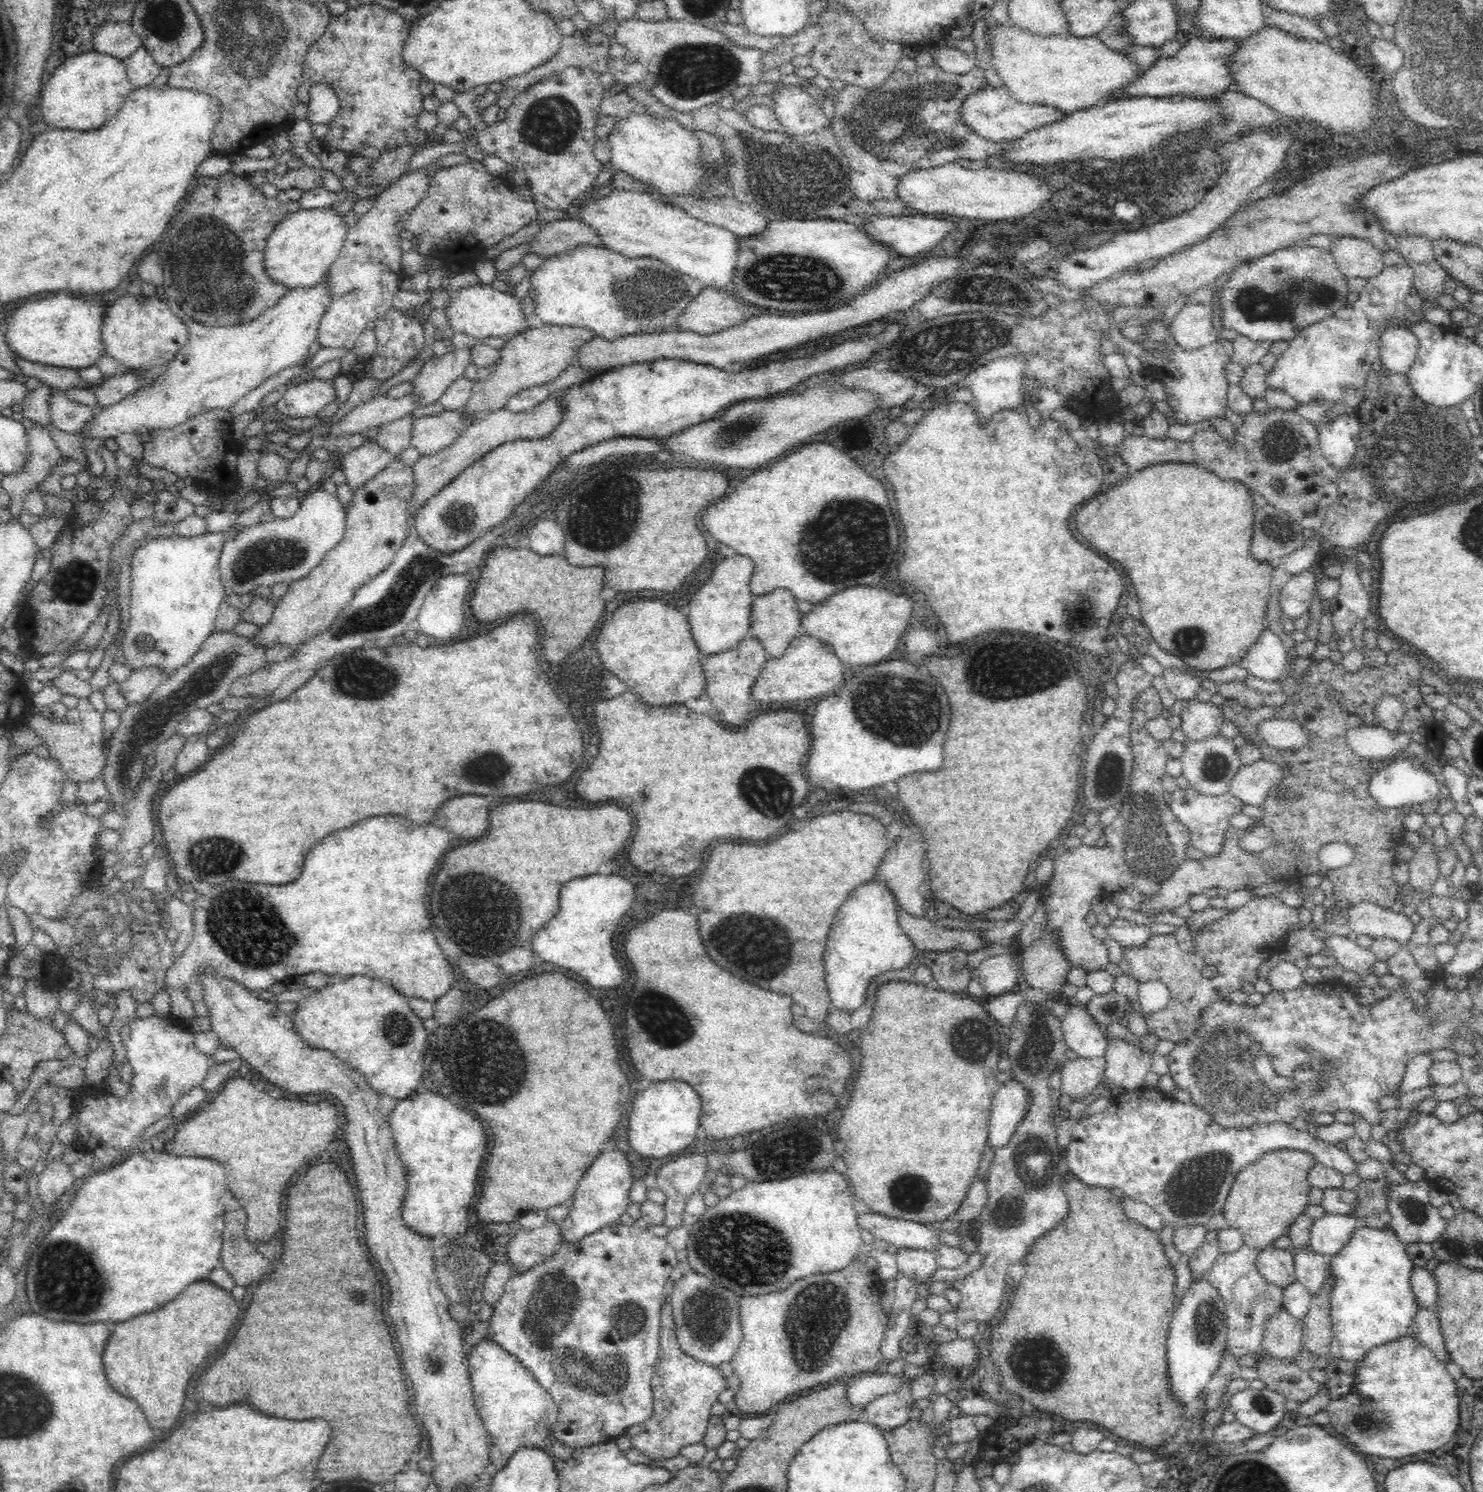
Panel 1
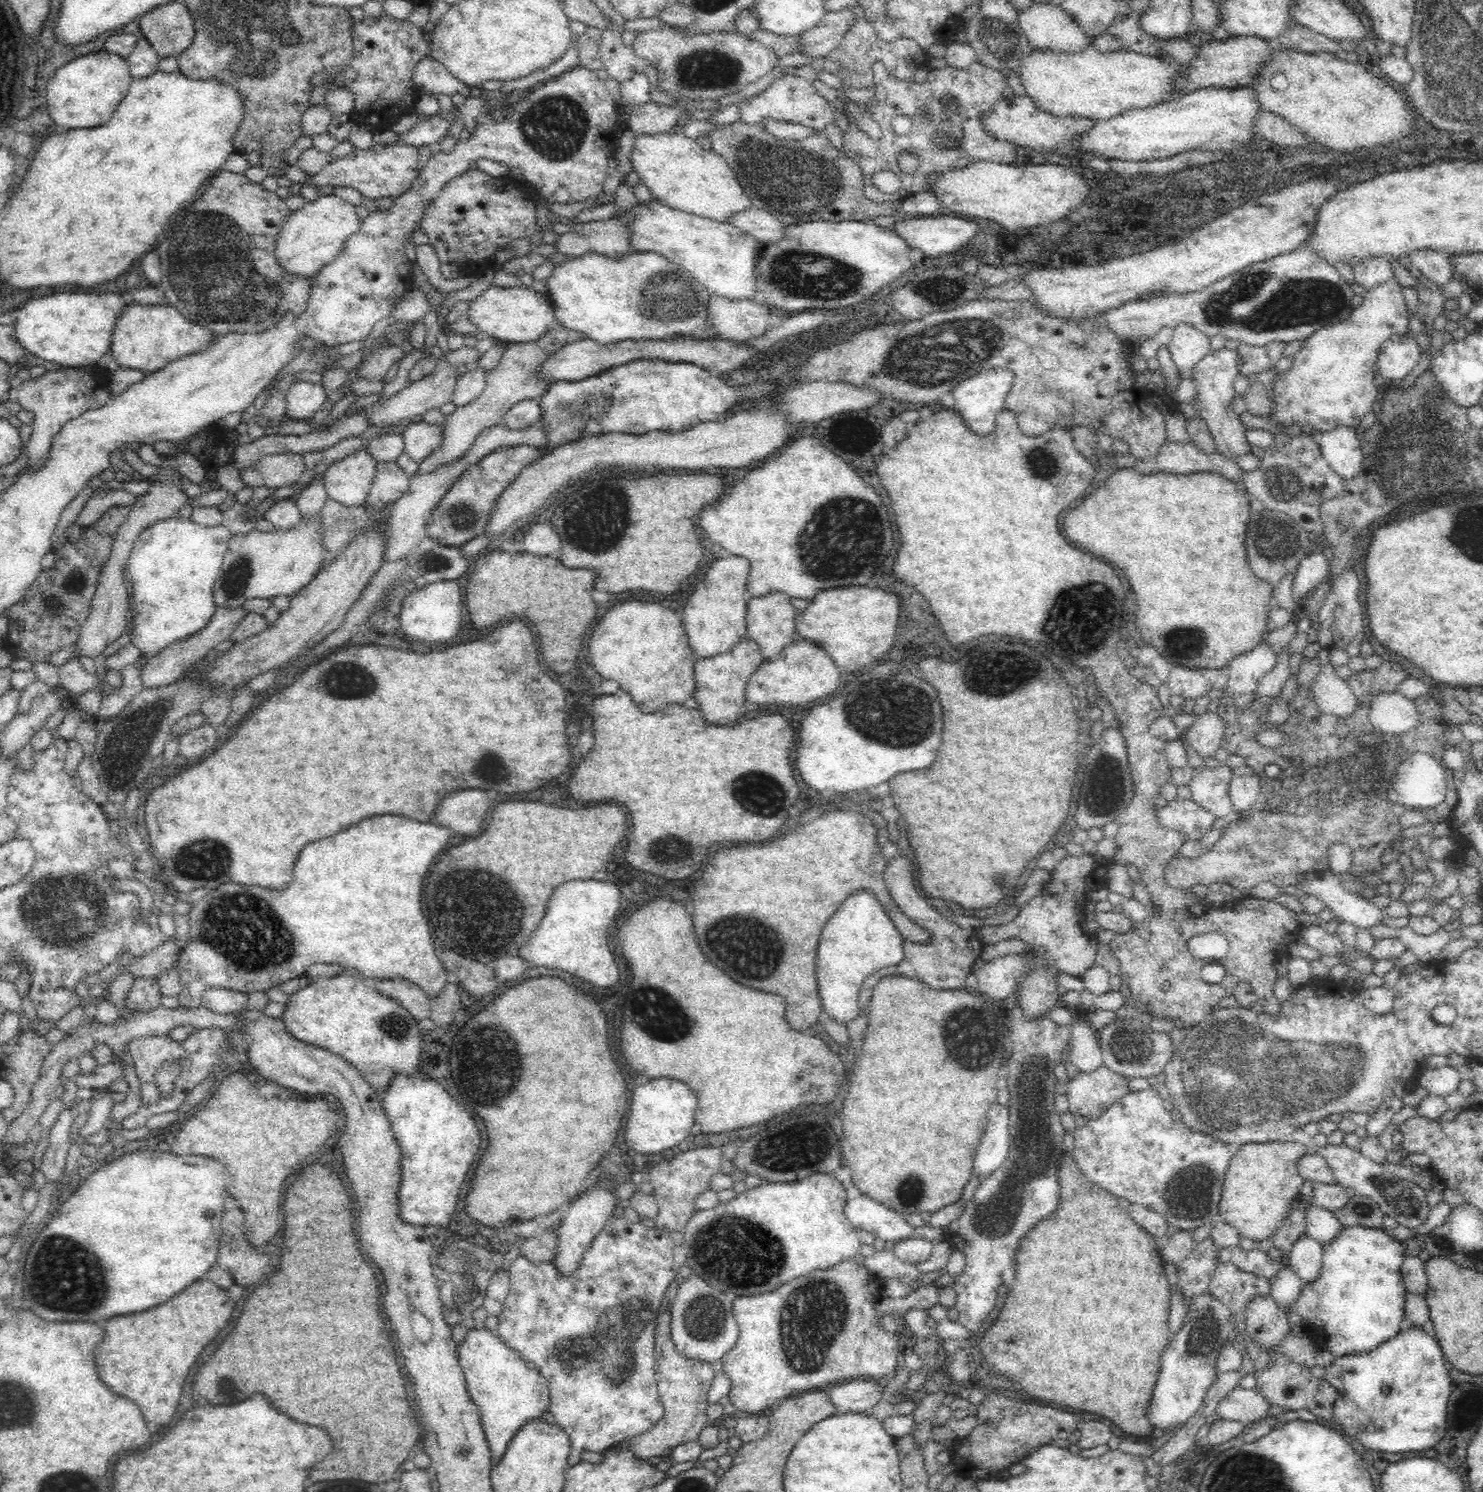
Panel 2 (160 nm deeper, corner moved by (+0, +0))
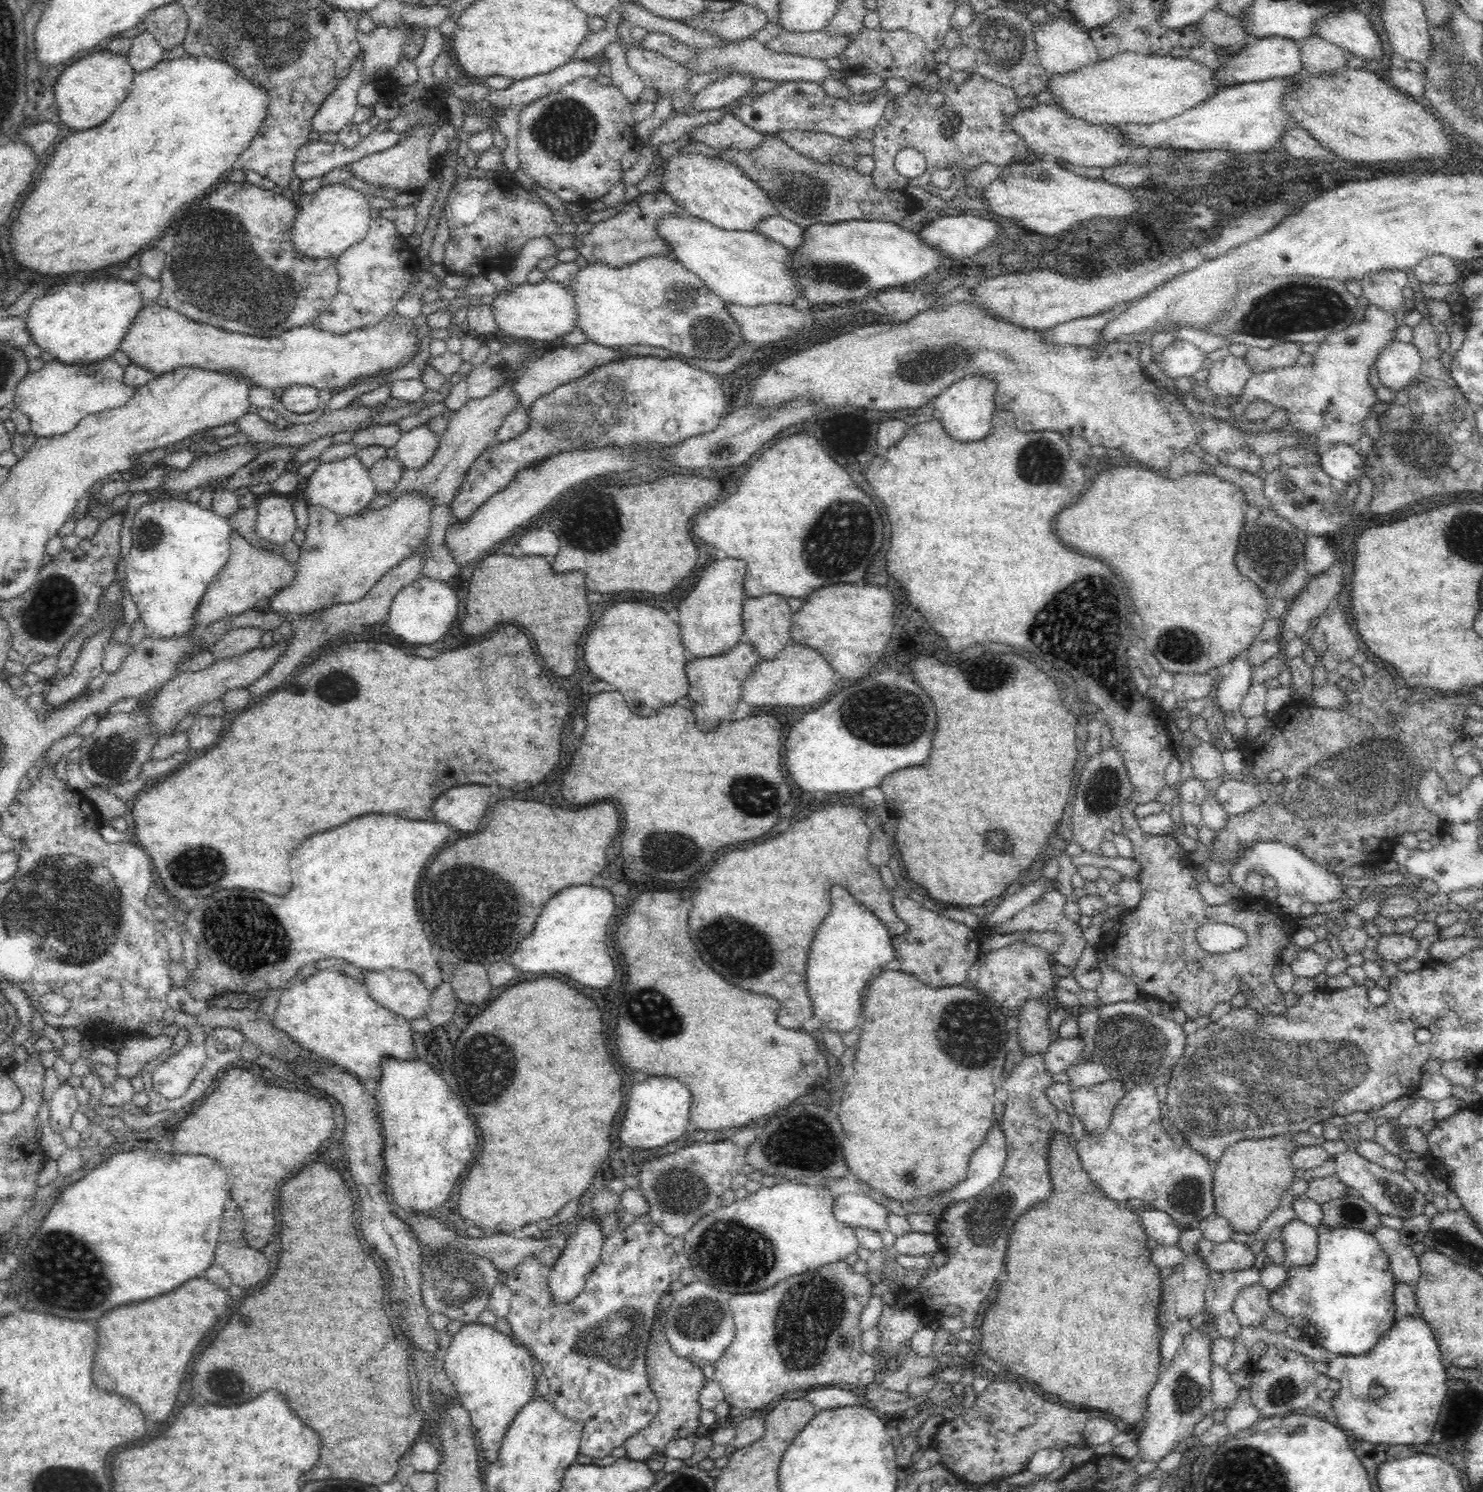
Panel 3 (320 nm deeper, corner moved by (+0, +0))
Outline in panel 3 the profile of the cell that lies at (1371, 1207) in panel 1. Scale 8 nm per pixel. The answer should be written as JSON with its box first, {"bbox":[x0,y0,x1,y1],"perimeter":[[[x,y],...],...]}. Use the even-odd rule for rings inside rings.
{"bbox":[1320,1195,1380,1232],"perimeter":[[[1346,1195],[1320,1204],[1322,1222],[1332,1228],[1359,1228],[1372,1232],[1380,1226],[1380,1213],[1362,1197]]]}

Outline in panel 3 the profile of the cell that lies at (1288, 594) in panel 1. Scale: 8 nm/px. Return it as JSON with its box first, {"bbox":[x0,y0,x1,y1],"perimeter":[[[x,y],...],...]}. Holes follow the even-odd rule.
{"bbox":[1304,534,1334,578],"perimeter":[[[1307,534],[1304,540],[1306,571],[1310,578],[1324,573],[1332,564],[1334,564],[1334,541],[1329,537]]]}

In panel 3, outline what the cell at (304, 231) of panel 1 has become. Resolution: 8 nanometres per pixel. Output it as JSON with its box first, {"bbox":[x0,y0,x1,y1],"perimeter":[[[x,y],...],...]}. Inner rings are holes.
{"bbox":[291,182,372,258],"perimeter":[[[335,182],[326,184],[316,191],[308,205],[304,205],[297,212],[294,226],[291,227],[295,248],[300,254],[310,258],[338,258],[349,246],[362,242],[372,222],[369,198],[360,190]]]}

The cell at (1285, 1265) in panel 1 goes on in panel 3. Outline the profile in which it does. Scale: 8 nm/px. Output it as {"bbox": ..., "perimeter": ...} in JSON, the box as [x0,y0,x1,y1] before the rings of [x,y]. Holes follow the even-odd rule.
{"bbox":[1195,1237,1255,1271],"perimeter":[[[1202,1237],[1196,1243],[1195,1252],[1208,1265],[1210,1271],[1252,1269],[1255,1260],[1254,1253],[1246,1244],[1232,1240],[1215,1243]]]}

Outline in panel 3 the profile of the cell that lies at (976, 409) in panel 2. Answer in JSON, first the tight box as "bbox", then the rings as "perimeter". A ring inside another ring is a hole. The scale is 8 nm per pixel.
{"bbox":[932,377,996,442],"perimeter":[[[966,377],[946,386],[938,396],[932,398],[933,415],[936,417],[946,435],[957,442],[974,442],[982,440],[992,429],[991,420],[994,410],[994,392],[996,383],[984,377]]]}

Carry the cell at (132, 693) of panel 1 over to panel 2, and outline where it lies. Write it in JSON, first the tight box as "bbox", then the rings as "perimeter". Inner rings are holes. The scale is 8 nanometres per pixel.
{"bbox":[141,607,248,688],"perimeter":[[[242,607],[235,609],[217,608],[214,611],[210,622],[198,630],[196,634],[191,634],[188,638],[176,640],[162,648],[159,653],[154,655],[147,665],[141,670],[141,679],[145,688],[156,688],[171,685],[174,681],[180,679],[186,672],[190,671],[194,664],[200,662],[203,657],[218,646],[220,642],[230,638],[230,634],[234,632],[238,623],[248,614],[247,610]]]}

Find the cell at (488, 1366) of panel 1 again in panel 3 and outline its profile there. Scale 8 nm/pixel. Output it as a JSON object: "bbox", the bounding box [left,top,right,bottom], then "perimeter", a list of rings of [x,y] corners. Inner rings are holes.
{"bbox":[443,1321,536,1462],"perimeter":[[[475,1321],[464,1323],[451,1336],[443,1358],[443,1369],[456,1387],[459,1404],[468,1412],[470,1424],[478,1430],[480,1450],[487,1462],[494,1462],[500,1452],[506,1428],[516,1414],[535,1396],[536,1365],[528,1350],[515,1338]]]}

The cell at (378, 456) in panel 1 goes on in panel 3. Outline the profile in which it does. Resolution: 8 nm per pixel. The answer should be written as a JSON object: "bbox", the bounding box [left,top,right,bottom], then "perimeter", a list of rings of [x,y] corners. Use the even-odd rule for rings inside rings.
{"bbox":[302,455,376,517],"perimeter":[[[355,455],[341,460],[320,462],[313,473],[304,479],[302,487],[307,504],[326,507],[342,517],[356,515],[368,506],[368,502],[376,494],[376,486],[368,468]]]}

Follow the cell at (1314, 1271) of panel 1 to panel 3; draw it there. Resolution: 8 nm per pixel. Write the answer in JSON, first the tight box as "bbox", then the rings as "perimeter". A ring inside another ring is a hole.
{"bbox":[1280,1216,1317,1266],"perimeter":[[[1297,1216],[1284,1224],[1280,1233],[1288,1266],[1308,1266],[1316,1260],[1317,1227],[1302,1222]]]}

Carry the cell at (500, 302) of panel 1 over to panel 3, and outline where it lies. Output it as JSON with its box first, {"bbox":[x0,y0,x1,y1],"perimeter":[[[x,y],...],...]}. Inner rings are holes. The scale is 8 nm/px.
{"bbox":[491,279,577,342],"perimeter":[[[544,279],[537,283],[526,282],[514,287],[508,287],[506,292],[498,293],[494,302],[491,303],[497,327],[514,338],[530,338],[530,340],[541,340],[542,342],[553,341],[555,338],[570,334],[577,327],[577,304],[573,290],[566,286],[565,282]]]}

